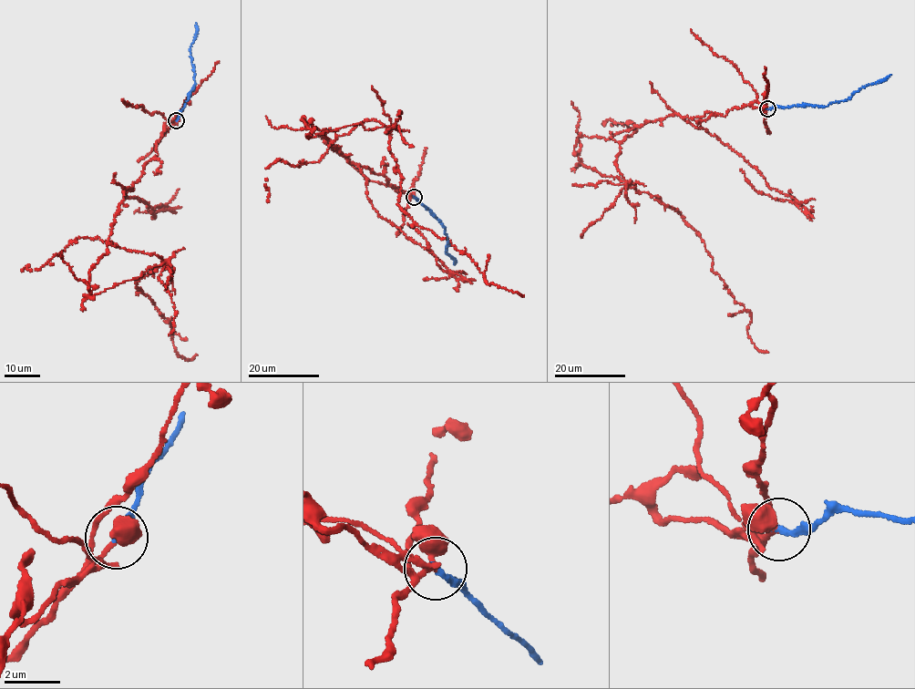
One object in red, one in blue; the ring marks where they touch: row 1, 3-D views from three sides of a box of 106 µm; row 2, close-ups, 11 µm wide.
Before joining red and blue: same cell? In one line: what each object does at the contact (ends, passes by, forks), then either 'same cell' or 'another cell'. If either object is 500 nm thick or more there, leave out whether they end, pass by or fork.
red passes by; blue ends there; another cell

